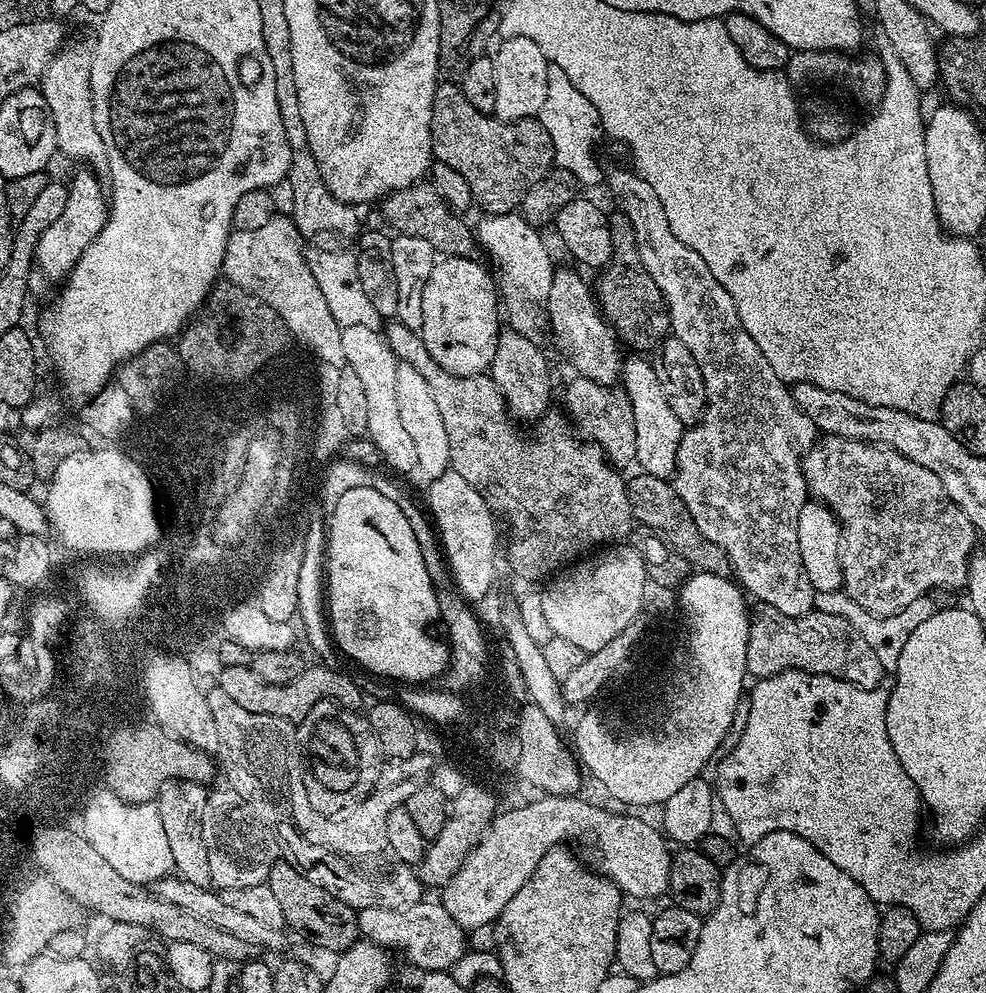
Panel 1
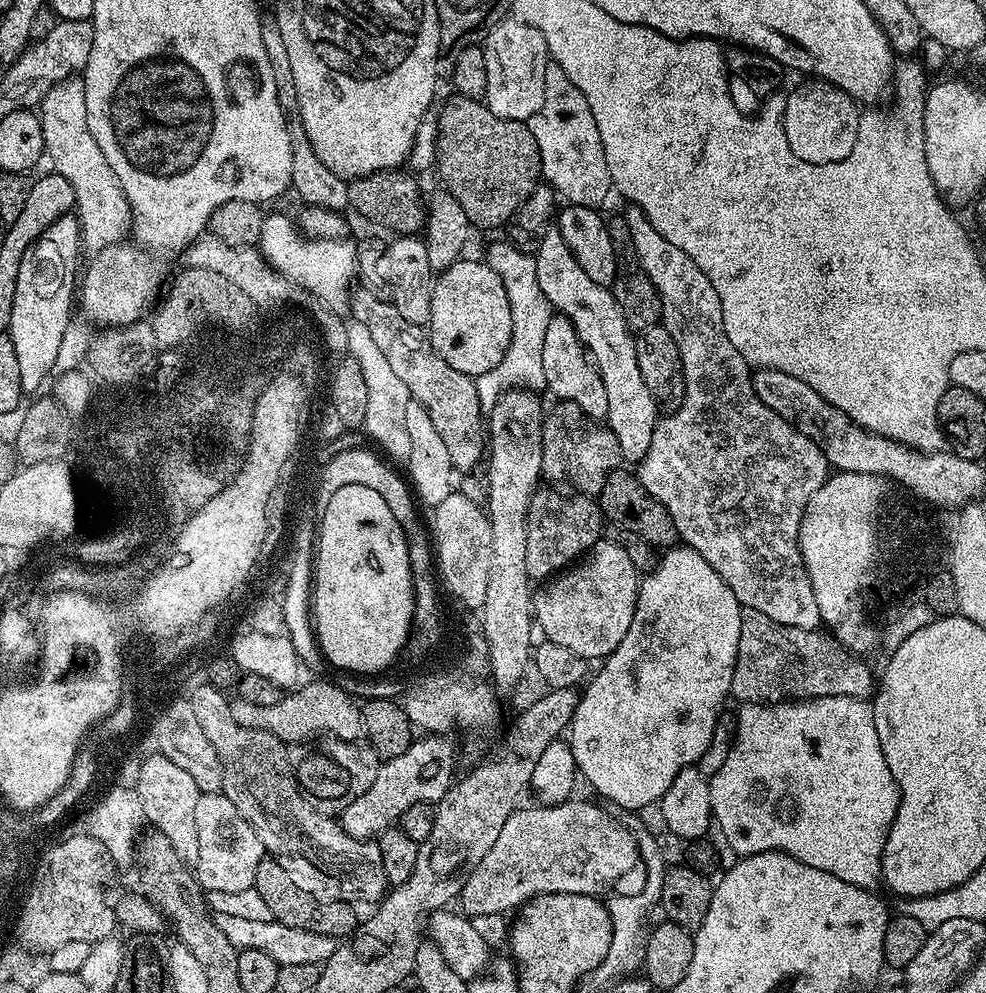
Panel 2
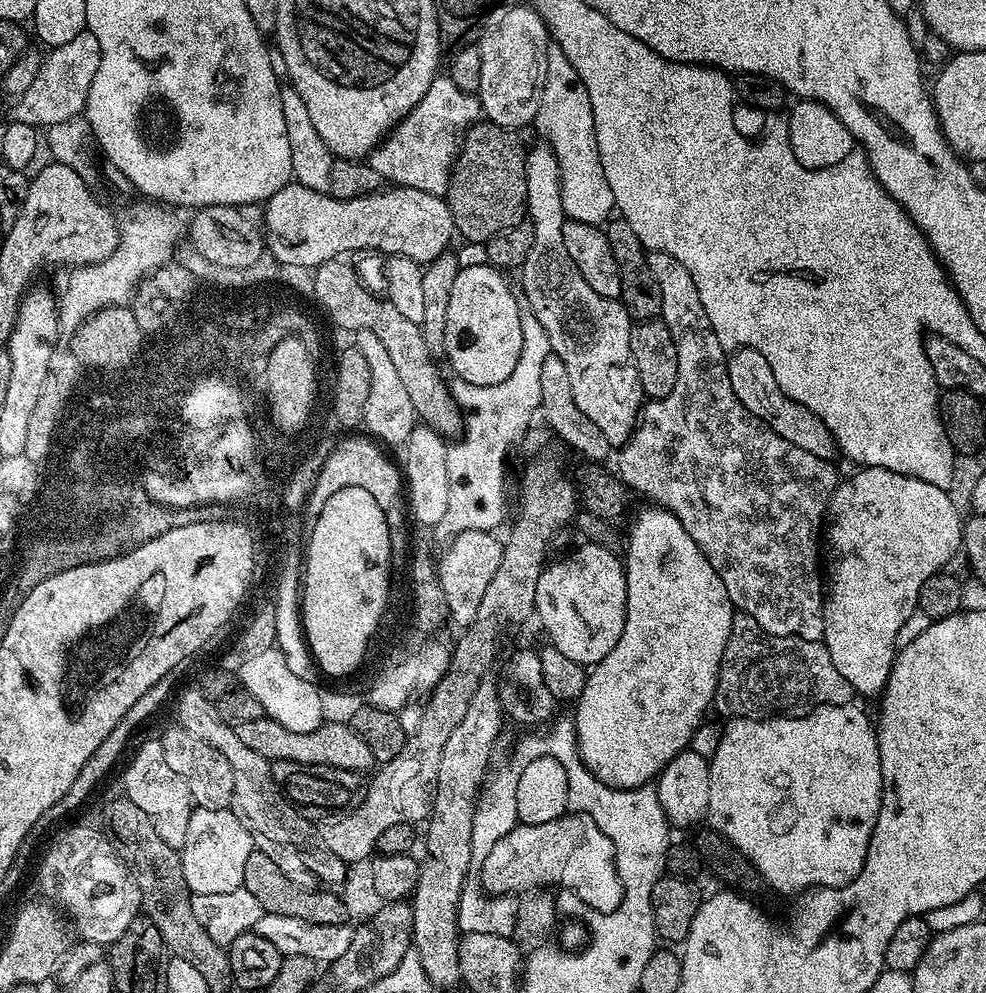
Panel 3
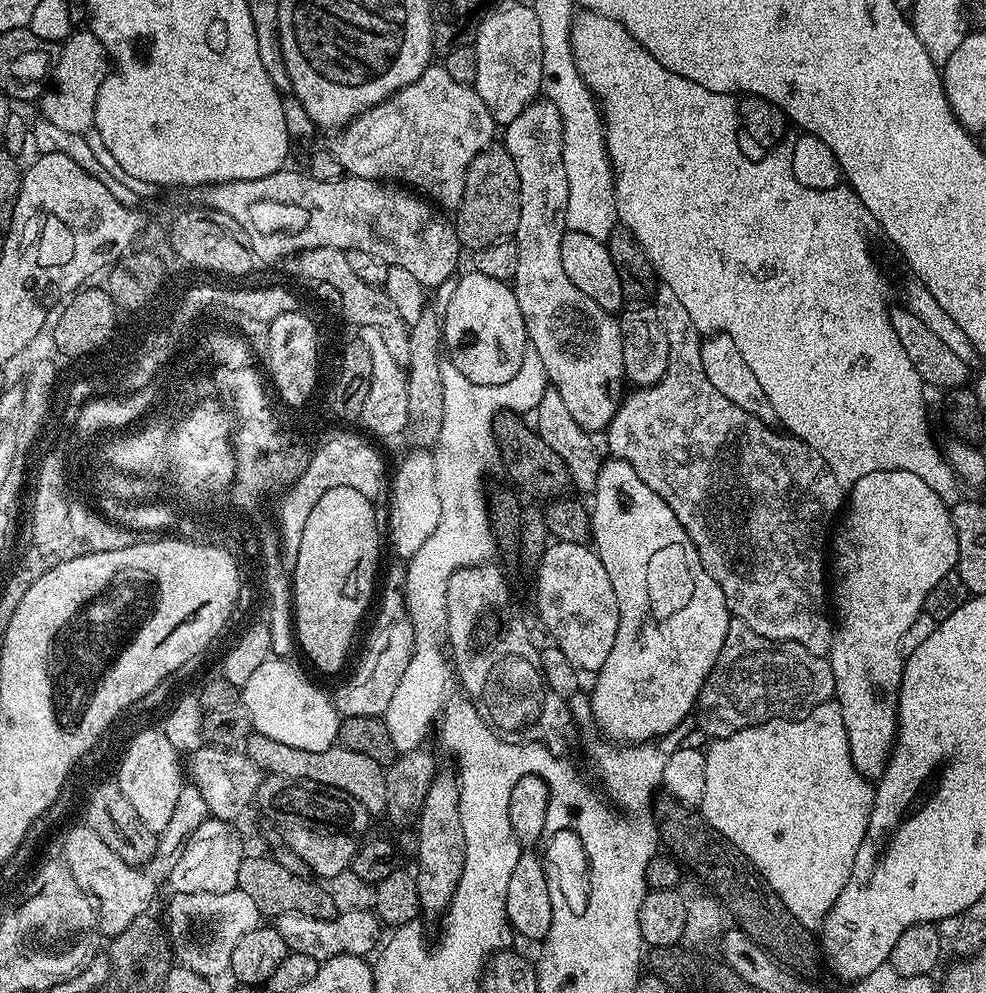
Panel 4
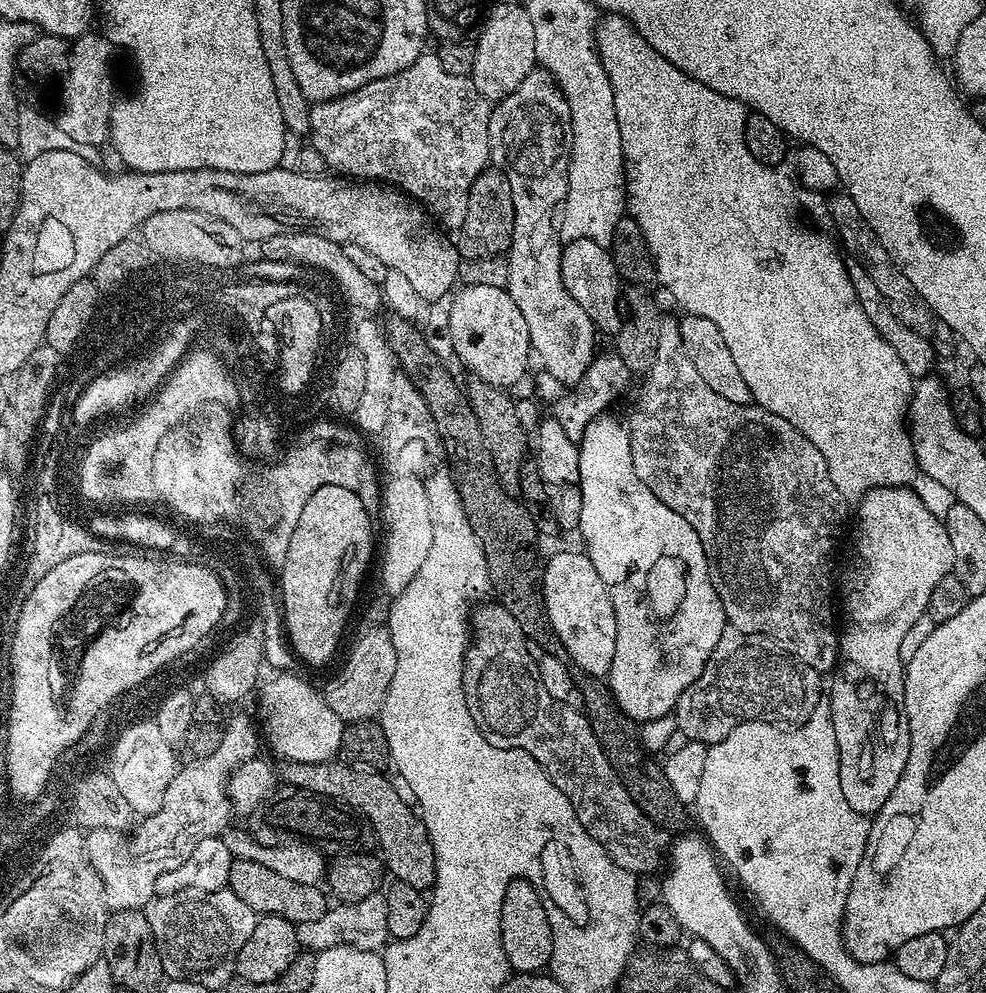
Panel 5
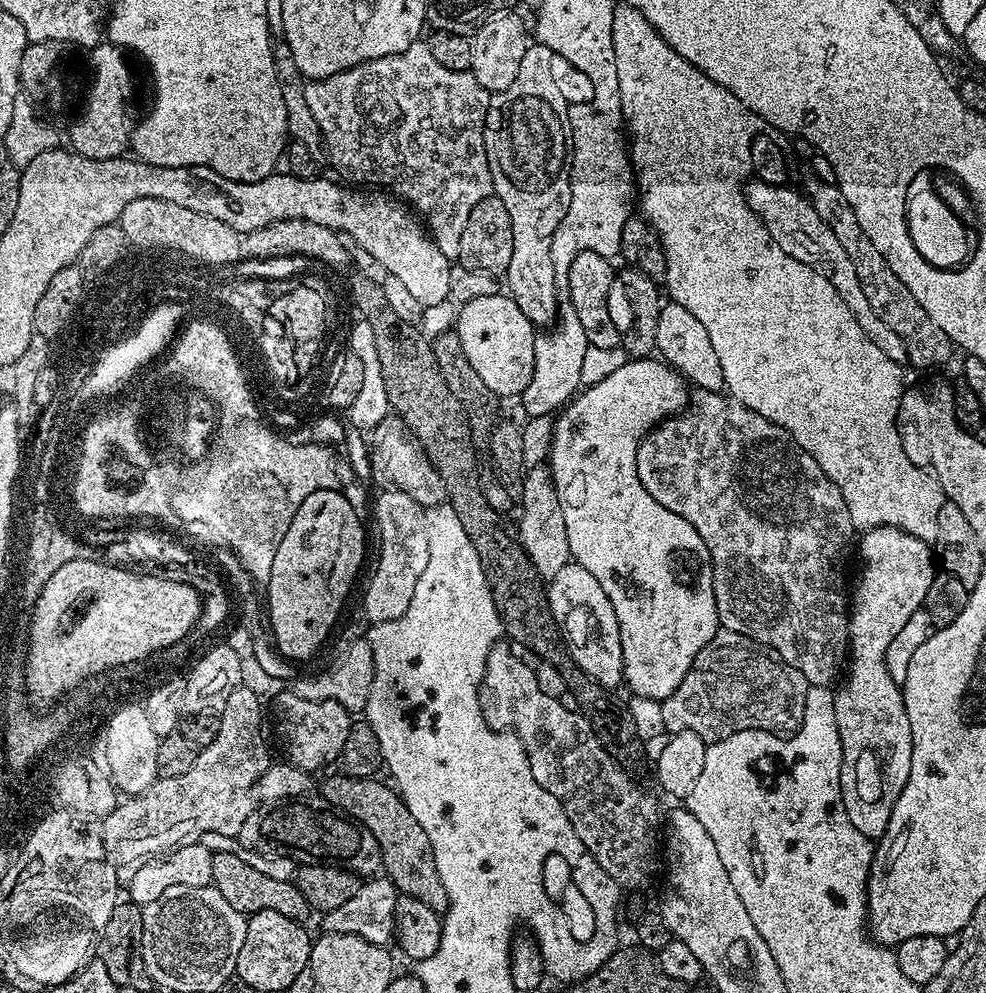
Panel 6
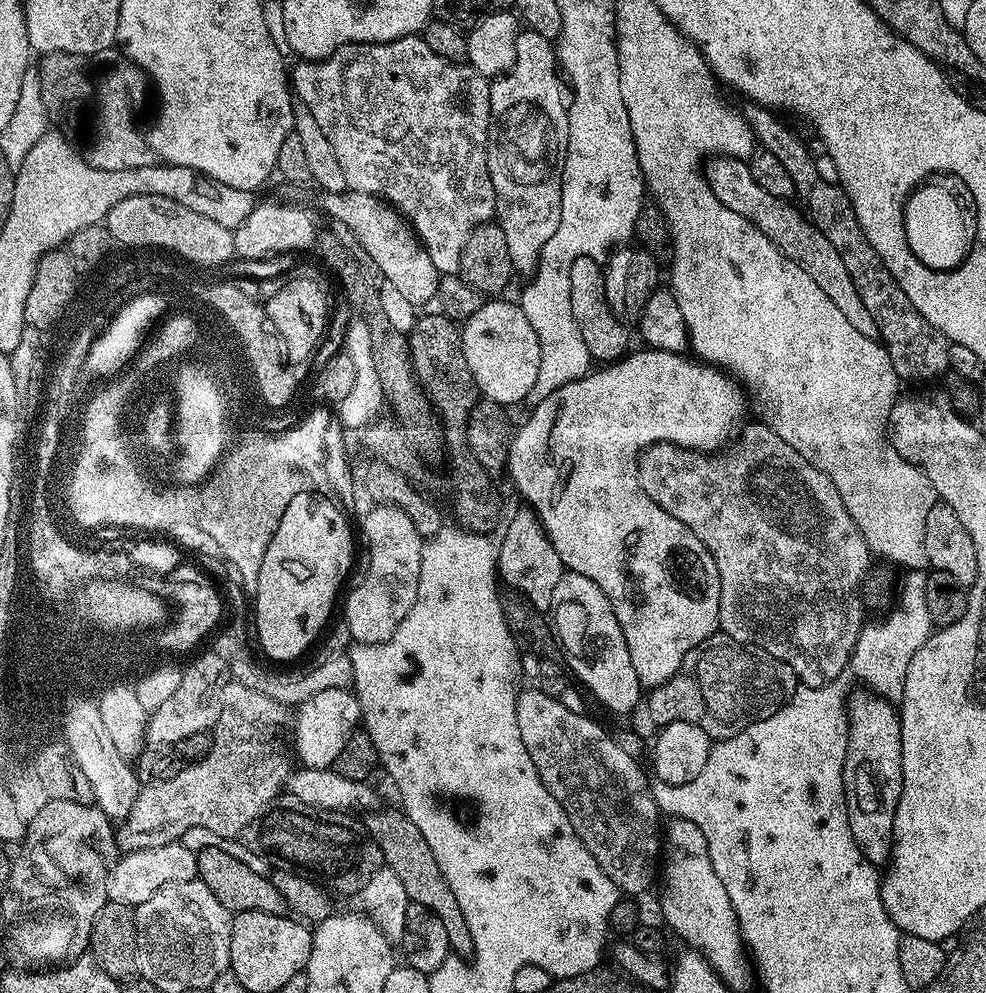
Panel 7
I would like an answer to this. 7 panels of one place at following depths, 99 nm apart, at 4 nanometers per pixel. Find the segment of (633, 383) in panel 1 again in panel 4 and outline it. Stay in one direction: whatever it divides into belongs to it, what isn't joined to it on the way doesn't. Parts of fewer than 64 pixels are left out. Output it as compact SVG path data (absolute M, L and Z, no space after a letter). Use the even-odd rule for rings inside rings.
M537 98L503 129L502 147L514 158L520 183L520 217L514 241L517 246L517 272L514 291L518 298L518 310L522 310L524 325L528 331L528 343L538 351L548 375L548 383L562 394L574 422L593 434L603 433L620 409L626 377L622 362L622 334L619 319L613 313L602 310L598 302L586 298L562 267L562 238L566 231L564 212L567 209L566 166L562 162L563 126L558 106L547 98Z

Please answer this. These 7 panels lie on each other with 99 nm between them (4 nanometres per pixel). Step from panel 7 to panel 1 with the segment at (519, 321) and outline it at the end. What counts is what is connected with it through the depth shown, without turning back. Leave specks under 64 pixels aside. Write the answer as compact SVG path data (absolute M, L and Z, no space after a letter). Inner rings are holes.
M444 256L437 259L434 270L430 270L430 278L422 294L420 337L426 350L430 350L430 358L434 358L434 362L438 362L442 370L455 376L482 376L492 367L492 359L502 331L502 308L498 303L498 291L497 285L493 283L493 273L489 272L476 261L476 258Z

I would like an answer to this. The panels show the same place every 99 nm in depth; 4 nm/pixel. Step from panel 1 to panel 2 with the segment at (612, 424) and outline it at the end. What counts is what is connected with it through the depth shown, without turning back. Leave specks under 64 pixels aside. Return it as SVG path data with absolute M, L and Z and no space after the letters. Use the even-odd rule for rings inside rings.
M561 400L553 403L553 405L552 409L550 407L547 409L544 425L542 426L543 479L545 481L561 480L562 483L569 484L572 487L569 489L573 493L583 494L589 498L599 497L608 473L613 472L614 469L625 463L622 446L618 444L618 438L611 428L588 417L574 402Z

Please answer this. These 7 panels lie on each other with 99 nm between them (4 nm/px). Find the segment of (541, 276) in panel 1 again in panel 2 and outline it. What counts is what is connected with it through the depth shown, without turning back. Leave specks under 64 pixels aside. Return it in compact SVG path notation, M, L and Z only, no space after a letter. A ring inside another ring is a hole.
M496 242L484 258L502 280L511 308L511 338L507 353L498 367L475 377L480 405L490 410L507 390L538 390L545 385L542 351L554 310L538 284L537 264L533 255L526 255L506 242Z

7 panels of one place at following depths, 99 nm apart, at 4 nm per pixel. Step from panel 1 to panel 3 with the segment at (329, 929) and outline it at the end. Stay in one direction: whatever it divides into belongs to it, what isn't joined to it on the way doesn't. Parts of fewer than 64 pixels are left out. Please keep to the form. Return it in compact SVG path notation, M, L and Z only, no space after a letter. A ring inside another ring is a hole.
M254 850L250 854L250 859L246 862L246 874L244 875L244 886L246 890L250 890L250 894L254 894L254 898L258 898L258 902L263 906L265 912L270 914L286 914L286 918L302 918L302 922L322 922L322 926L338 926L339 924L349 923L348 908L344 905L344 900L332 890L313 890L310 888L302 888L294 883L289 873L278 866L278 862L274 862L274 858L270 858L265 852Z

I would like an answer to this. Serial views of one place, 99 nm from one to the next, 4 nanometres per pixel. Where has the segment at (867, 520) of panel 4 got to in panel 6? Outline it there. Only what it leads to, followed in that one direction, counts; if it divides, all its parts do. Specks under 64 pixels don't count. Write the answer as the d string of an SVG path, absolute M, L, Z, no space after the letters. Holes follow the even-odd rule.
M869 528L863 533L864 536L859 537L858 552L860 548L860 577L856 580L856 585L850 588L850 611L848 613L848 654L846 671L843 673L844 685L834 692L834 722L838 722L838 738L842 742L842 770L840 771L840 789L842 790L842 802L846 806L846 814L850 818L850 822L854 822L854 826L858 826L858 830L862 830L862 834L867 836L869 840L876 842L884 835L886 826L890 822L890 814L894 810L894 802L898 802L898 794L902 794L902 790L906 786L906 778L910 778L910 758L912 757L912 735L910 734L910 718L906 714L906 706L904 705L904 694L899 683L896 683L891 677L890 670L887 668L887 651L890 642L894 642L894 638L901 632L902 626L906 626L906 622L910 622L910 618L914 613L921 611L924 607L924 599L932 585L932 579L938 575L938 568L932 565L932 556L934 560L934 552L930 547L929 541L919 540L917 536L911 536L909 532L903 532L901 528Z

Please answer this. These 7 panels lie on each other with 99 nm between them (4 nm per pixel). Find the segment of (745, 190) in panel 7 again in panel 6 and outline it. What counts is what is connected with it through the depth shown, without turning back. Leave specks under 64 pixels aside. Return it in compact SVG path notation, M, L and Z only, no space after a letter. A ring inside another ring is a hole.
M757 183L755 187L754 207L768 227L771 241L803 264L813 264L823 272L828 281L838 289L841 298L850 306L850 312L854 314L858 326L862 326L870 342L874 342L874 346L878 346L878 350L882 350L890 359L897 362L907 361L910 353L904 345L904 340L888 328L886 322L878 318L878 314L874 314L874 306L870 306L870 298L858 278L858 270L854 262L850 262L850 254L842 250L838 238L834 238L834 230L830 230L830 226L826 226L826 222L818 218L818 210L814 210L807 195L803 191L795 192L792 186Z

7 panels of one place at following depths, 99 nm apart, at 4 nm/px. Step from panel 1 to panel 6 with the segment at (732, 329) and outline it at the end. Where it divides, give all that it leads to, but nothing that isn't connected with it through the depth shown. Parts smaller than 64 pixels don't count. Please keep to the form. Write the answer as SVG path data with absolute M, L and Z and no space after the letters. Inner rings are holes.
M703 390L693 391L692 405L685 410L681 416L669 415L667 418L660 420L651 430L645 432L644 437L638 441L636 446L636 476L642 482L642 486L648 491L653 498L667 510L672 512L681 520L688 523L689 529L700 540L703 551L708 552L708 556L712 559L712 580L713 584L710 585L710 591L713 600L716 602L716 619L727 631L737 632L743 636L749 636L751 640L757 640L759 644L765 644L767 648L772 649L781 660L785 660L790 666L794 666L802 673L808 680L809 685L812 686L828 686L831 685L831 680L835 678L841 671L842 665L845 663L848 654L848 613L850 611L850 600L846 595L846 584L844 588L844 571L848 568L848 551L853 551L854 548L854 529L852 526L852 519L848 517L848 507L842 498L842 494L838 490L838 486L834 486L834 482L828 480L828 475L822 470L822 466L818 466L818 462L814 462L814 458L806 450L802 450L792 441L792 436L786 430L782 430L774 422L770 422L766 418L762 418L762 414L758 414L754 410L750 410L746 405L740 404L737 400L729 398L727 395L719 392L705 392Z

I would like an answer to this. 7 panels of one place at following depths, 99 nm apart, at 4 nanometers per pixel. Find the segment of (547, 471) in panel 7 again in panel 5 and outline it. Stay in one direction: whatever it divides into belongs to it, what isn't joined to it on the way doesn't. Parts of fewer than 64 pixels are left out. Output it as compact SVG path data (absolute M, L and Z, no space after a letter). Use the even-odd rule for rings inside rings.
M612 424L609 428L596 428L589 426L585 430L584 437L578 443L580 450L580 536L584 539L583 551L594 562L594 570L598 570L598 578L606 586L606 594L610 594L610 602L614 606L614 618L616 619L616 641L614 642L614 662L610 666L606 677L606 683L612 690L612 696L618 702L618 706L632 720L645 722L647 720L662 718L669 715L675 709L678 698L694 683L698 674L702 674L704 663L710 658L714 646L718 646L718 638L722 638L722 630L726 627L722 602L712 585L712 574L708 571L708 559L704 553L702 542L698 534L688 526L681 516L669 515L668 528L663 528L663 516L666 516L664 503L658 497L651 495L647 486L638 478L634 470L634 462L630 454L630 442L628 441L627 427Z

